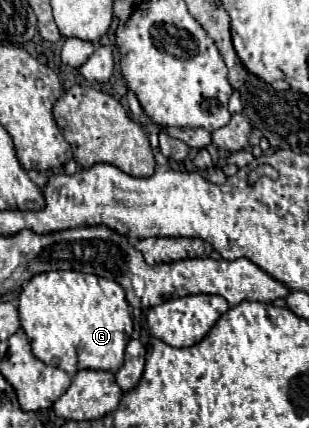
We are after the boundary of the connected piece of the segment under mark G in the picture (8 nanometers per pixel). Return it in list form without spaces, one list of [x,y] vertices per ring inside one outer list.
[[[50,271],[34,275],[20,293],[20,323],[34,355],[46,365],[74,375],[80,369],[116,373],[132,335],[132,313],[124,289],[110,279],[80,271]]]

